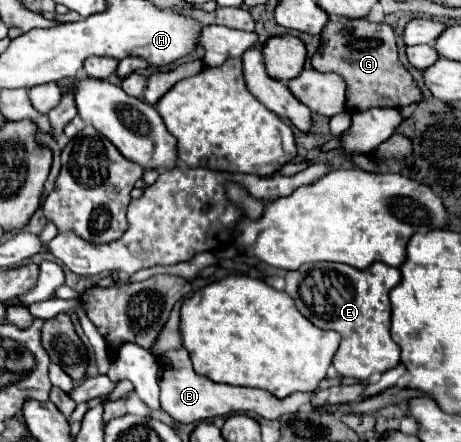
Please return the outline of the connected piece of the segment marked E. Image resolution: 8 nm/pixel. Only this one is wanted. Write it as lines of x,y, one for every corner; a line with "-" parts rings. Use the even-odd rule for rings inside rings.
374,262
366,270
358,270
346,264
306,264
300,270
286,272
286,294
296,302
296,308
318,328
336,330
342,336
340,348
334,354
334,368
342,376
358,380
370,378
374,372
386,372
398,366
400,346
390,338
390,300
388,292
402,280
400,268
392,268
384,262
-
304,276
304,278
300,278
-
306,278
314,278
314,302
308,304
300,296
300,284

